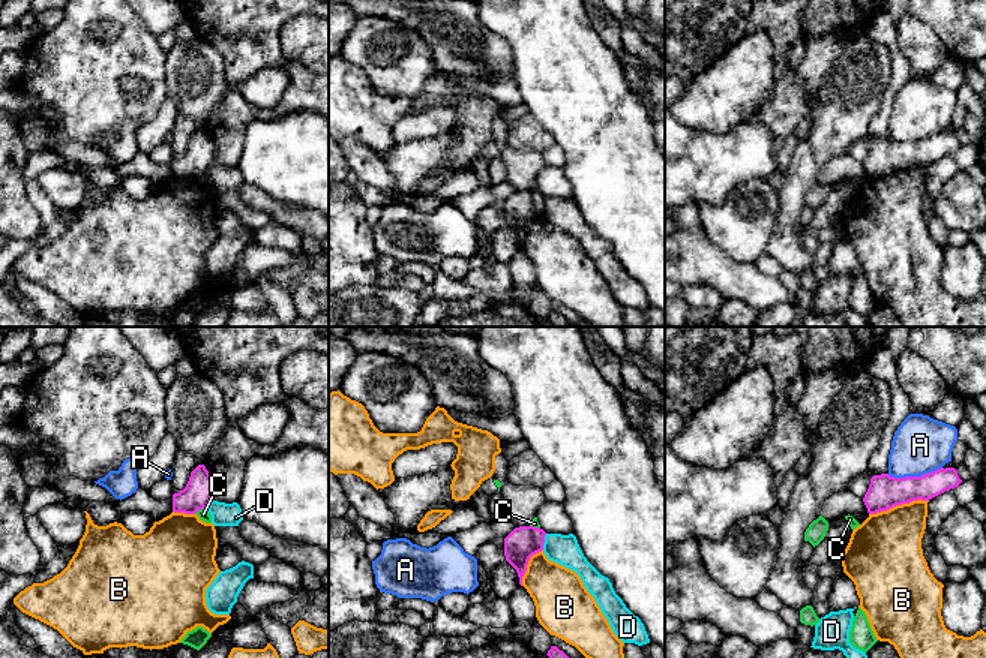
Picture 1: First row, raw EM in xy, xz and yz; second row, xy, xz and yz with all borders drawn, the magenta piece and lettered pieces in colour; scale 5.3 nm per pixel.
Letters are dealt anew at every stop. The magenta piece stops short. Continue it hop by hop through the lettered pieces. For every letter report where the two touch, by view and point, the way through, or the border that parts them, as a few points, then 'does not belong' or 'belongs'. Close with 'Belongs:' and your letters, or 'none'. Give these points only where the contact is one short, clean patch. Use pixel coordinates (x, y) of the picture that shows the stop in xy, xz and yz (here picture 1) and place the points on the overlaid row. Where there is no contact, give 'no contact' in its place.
A: contact yz (914, 477); border yz (941, 466), (920, 475), (890, 477), (887, 474); does not belong
B: contact yz (898, 504); does not belong
C: contact xy (200, 508); border xy (206, 507), (194, 513); does not belong
D: contact xz (544, 541); border xz (547, 534), (542, 549); does not belong
Belongs: none

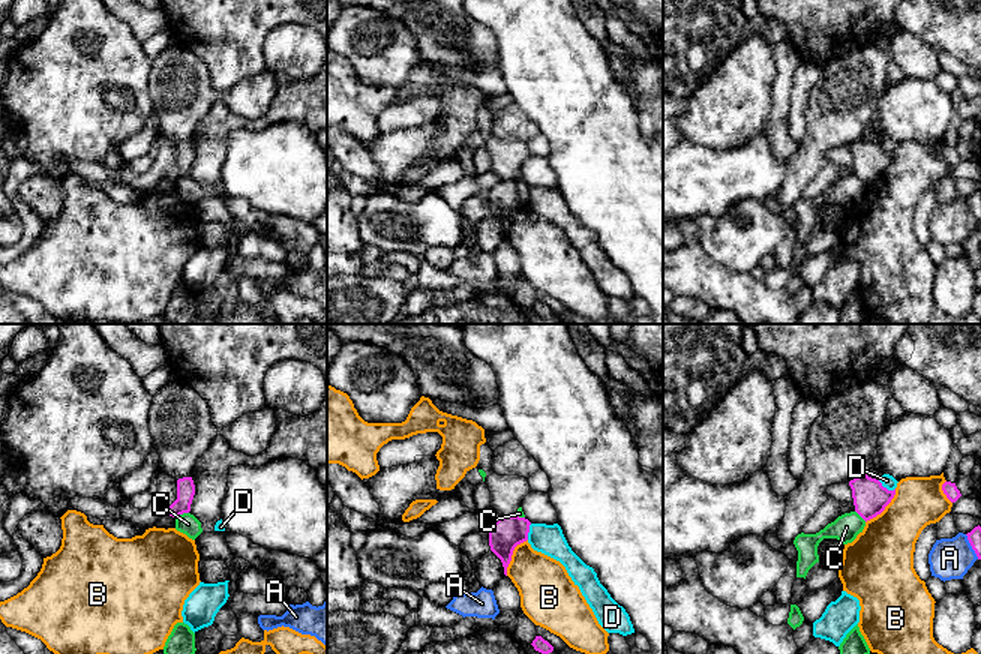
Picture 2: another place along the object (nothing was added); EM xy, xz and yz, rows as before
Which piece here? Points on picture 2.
A: contact yz (971, 545); border yz (965, 534), (978, 558); does not belong
B: contact xz (512, 554); does not belong
C: contact xy (182, 513); border xy (188, 512), (176, 518); does not belong
D: contact yz (885, 488); border yz (878, 480), (888, 489), (894, 489); does not belong
Belongs: none

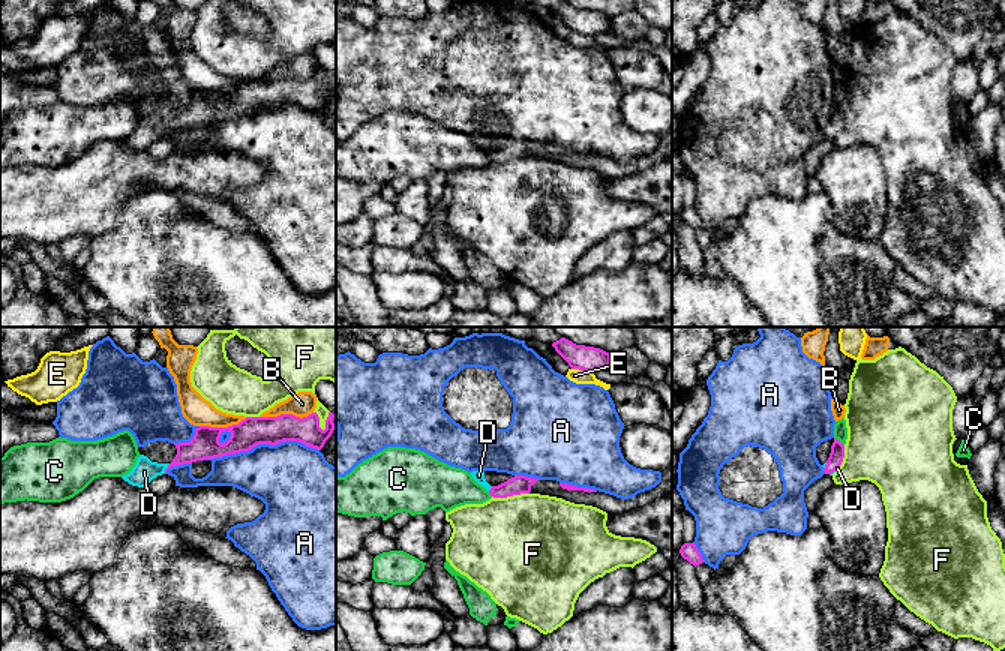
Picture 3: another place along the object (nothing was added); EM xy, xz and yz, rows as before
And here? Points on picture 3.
A: contact xy (260, 443); does not belong
B: contact xy (285, 414); does not belong
C: contact yz (839, 441); border yz (834, 437), (843, 446); does not belong
D: contact xy (167, 468); way xy (204, 444), (188, 452), (167, 468), (144, 471); belongs
E: contact xz (582, 371); does not belong
F: contact xz (510, 495); does not belong
Belongs: D

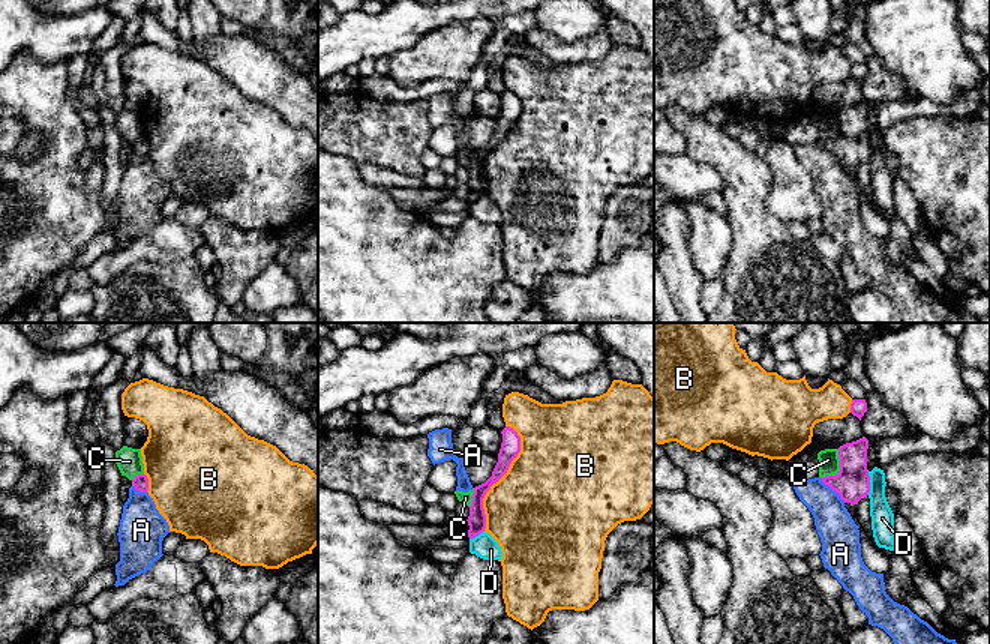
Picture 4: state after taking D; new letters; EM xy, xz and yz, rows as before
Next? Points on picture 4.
A: contact yz (833, 490); border yz (819, 478), (845, 502); does not belong
B: contact xz (500, 478); does not belong
C: contact yz (840, 469); border yz (839, 449), (839, 470), (834, 475), (821, 478); does not belong
D: contact yz (869, 484); does not belong
Belongs: none

